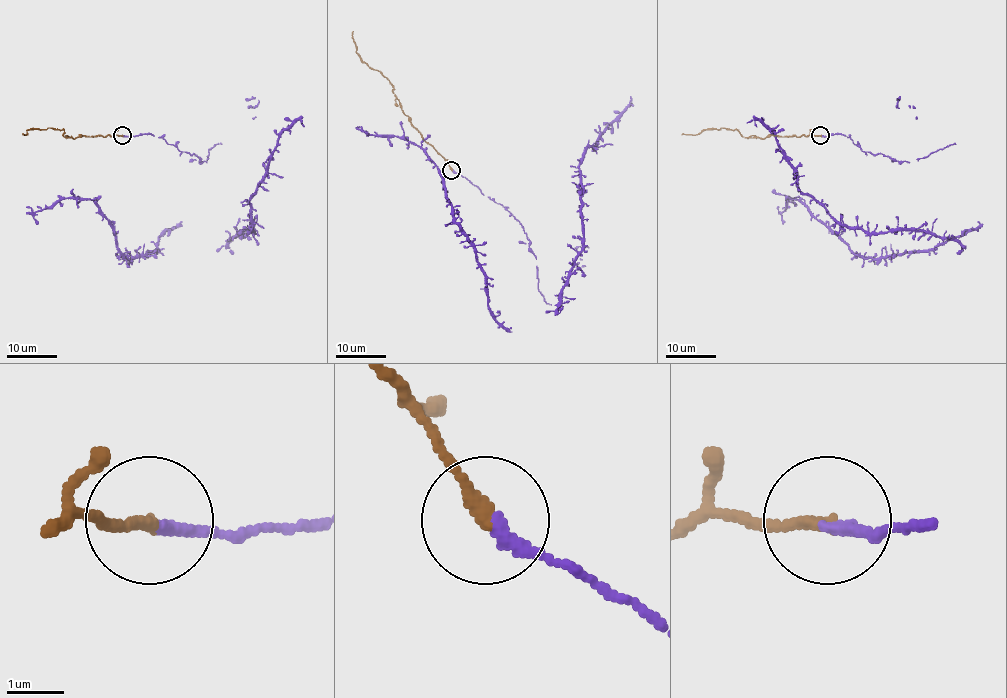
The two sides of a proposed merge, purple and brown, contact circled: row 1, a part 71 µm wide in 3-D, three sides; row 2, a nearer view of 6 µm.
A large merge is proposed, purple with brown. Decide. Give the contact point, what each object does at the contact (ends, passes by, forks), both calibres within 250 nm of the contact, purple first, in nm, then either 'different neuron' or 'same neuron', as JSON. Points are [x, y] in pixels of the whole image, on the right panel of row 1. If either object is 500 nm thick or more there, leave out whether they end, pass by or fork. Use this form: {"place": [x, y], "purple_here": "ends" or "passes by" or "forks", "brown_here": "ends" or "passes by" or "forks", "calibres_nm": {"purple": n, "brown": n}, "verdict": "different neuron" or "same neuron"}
{"place": [820, 135], "purple_here": "ends", "brown_here": "ends", "calibres_nm": {"purple": 200, "brown": 240}, "verdict": "same neuron"}

